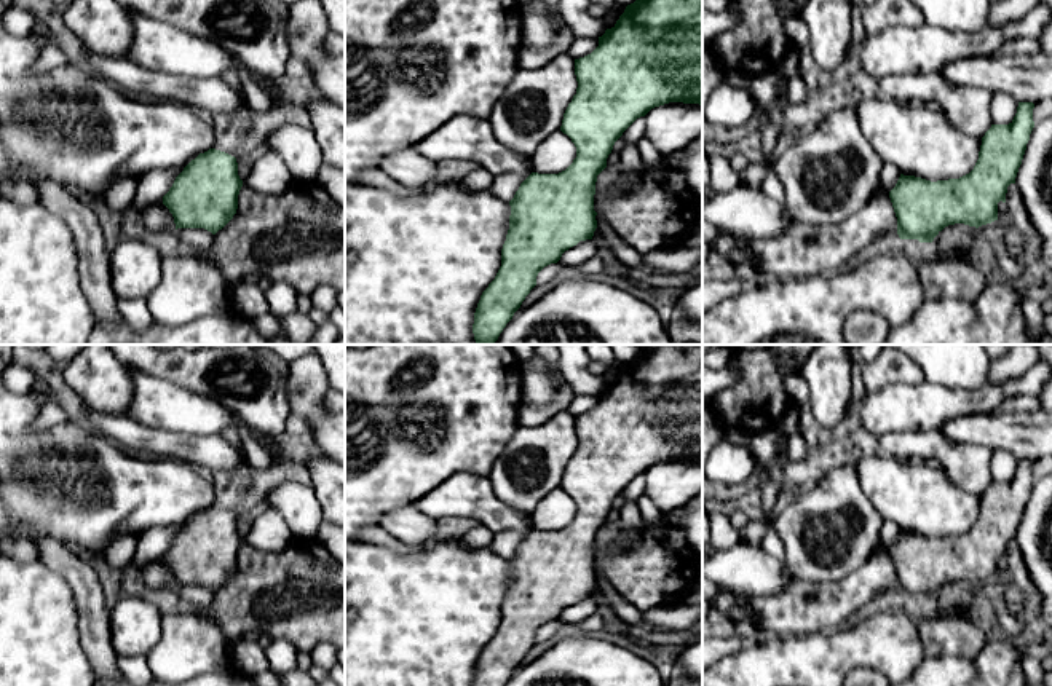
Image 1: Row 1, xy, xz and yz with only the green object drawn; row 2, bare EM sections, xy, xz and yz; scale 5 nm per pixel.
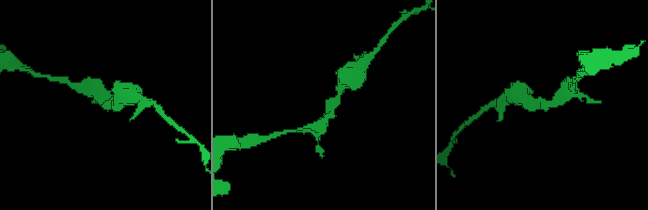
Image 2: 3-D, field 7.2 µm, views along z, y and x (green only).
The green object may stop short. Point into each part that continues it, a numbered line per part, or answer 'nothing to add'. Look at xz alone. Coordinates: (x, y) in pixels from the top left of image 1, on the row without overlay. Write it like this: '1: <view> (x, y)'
nothing to add

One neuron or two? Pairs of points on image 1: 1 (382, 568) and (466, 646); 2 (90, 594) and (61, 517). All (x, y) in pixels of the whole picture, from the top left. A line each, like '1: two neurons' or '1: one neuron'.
1: one neuron
2: two neurons

